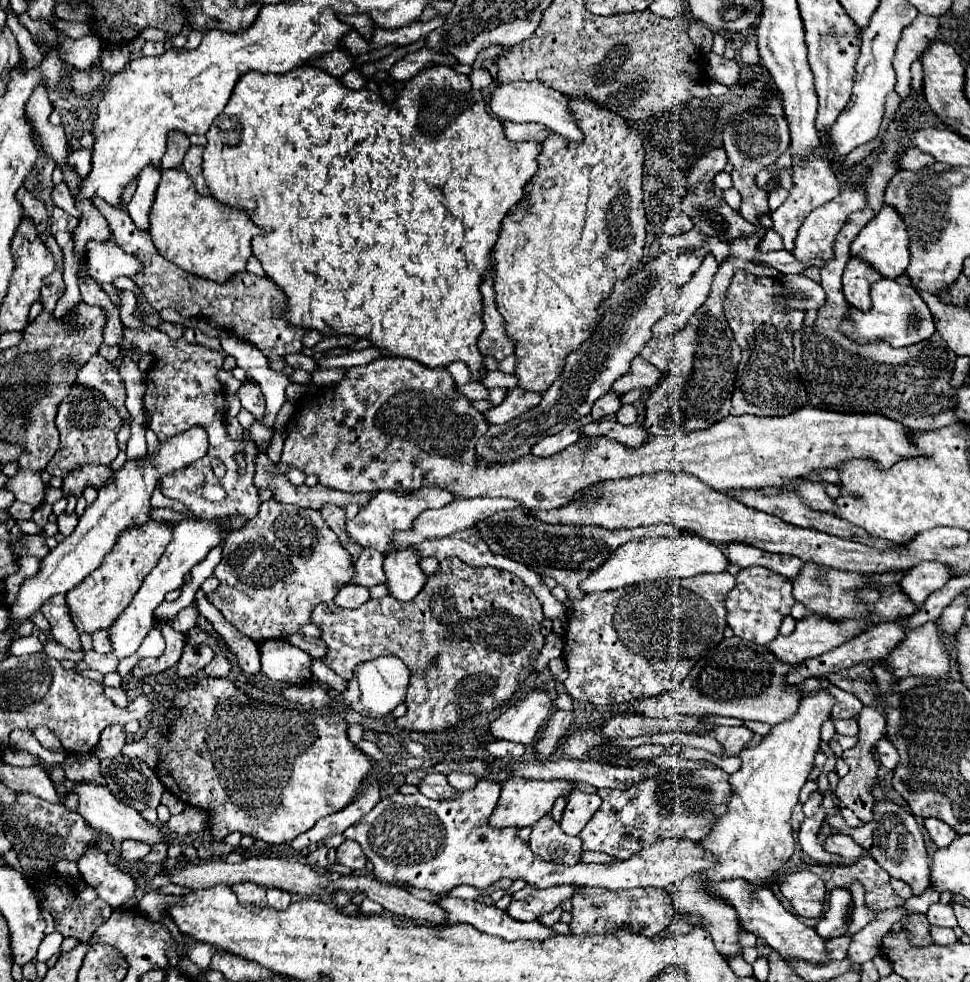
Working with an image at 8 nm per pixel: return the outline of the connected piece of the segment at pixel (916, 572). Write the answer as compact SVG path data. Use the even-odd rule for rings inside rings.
M923 561L917 567L905 571L901 579L901 587L915 605L923 605L923 601L933 591L941 589L949 579L951 579L951 569L947 569L945 565L939 565L937 561L933 563Z

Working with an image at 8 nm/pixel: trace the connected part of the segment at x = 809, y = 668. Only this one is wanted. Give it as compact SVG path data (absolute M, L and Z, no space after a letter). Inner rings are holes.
M883 623L883 625L875 625L869 631L861 633L859 637L853 637L851 641L847 641L845 645L839 645L837 649L833 649L827 655L819 655L813 657L811 661L803 661L799 663L799 673L787 673L787 681L791 681L791 685L799 685L799 681L805 681L805 677L823 677L827 673L837 673L841 669L847 669L855 663L869 663L869 661L881 661L887 657L887 653L903 639L903 629L897 623Z

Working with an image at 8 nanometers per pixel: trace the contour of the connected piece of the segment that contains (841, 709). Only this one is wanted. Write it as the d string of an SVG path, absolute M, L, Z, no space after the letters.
M833 685L827 691L837 699L837 705L831 711L833 719L851 719L851 717L857 717L861 713L863 703L855 695L845 693L845 691L841 691L841 689L833 687Z

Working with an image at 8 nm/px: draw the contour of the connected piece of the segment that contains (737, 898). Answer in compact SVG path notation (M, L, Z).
M743 879L721 881L717 885L711 883L709 887L711 887L713 893L717 893L717 897L721 897L721 899L725 897L729 903L733 903L733 907L739 913L741 927L745 931L751 931L757 937L761 937L779 955L783 955L783 957L793 957L795 955L795 957L801 957L801 959L807 959L807 961L815 961L815 963L827 961L827 957L825 957L825 939L821 939L815 929L803 925L803 921L797 915L789 913L767 887L761 887L755 893L753 887Z

